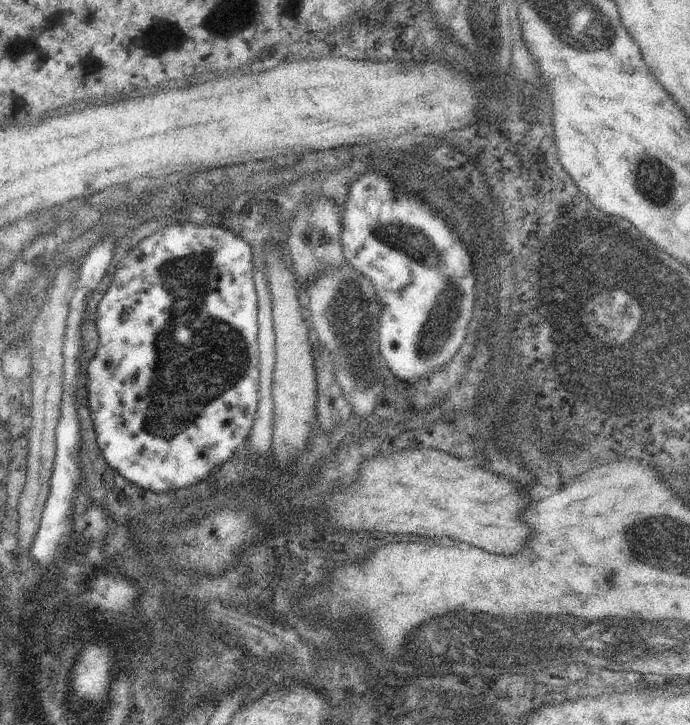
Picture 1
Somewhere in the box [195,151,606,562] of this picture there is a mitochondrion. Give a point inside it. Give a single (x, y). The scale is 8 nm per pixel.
(437, 336)

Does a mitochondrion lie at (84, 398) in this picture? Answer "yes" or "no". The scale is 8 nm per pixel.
no

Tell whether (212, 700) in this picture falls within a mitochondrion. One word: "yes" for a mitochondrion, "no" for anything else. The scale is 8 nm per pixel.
no

